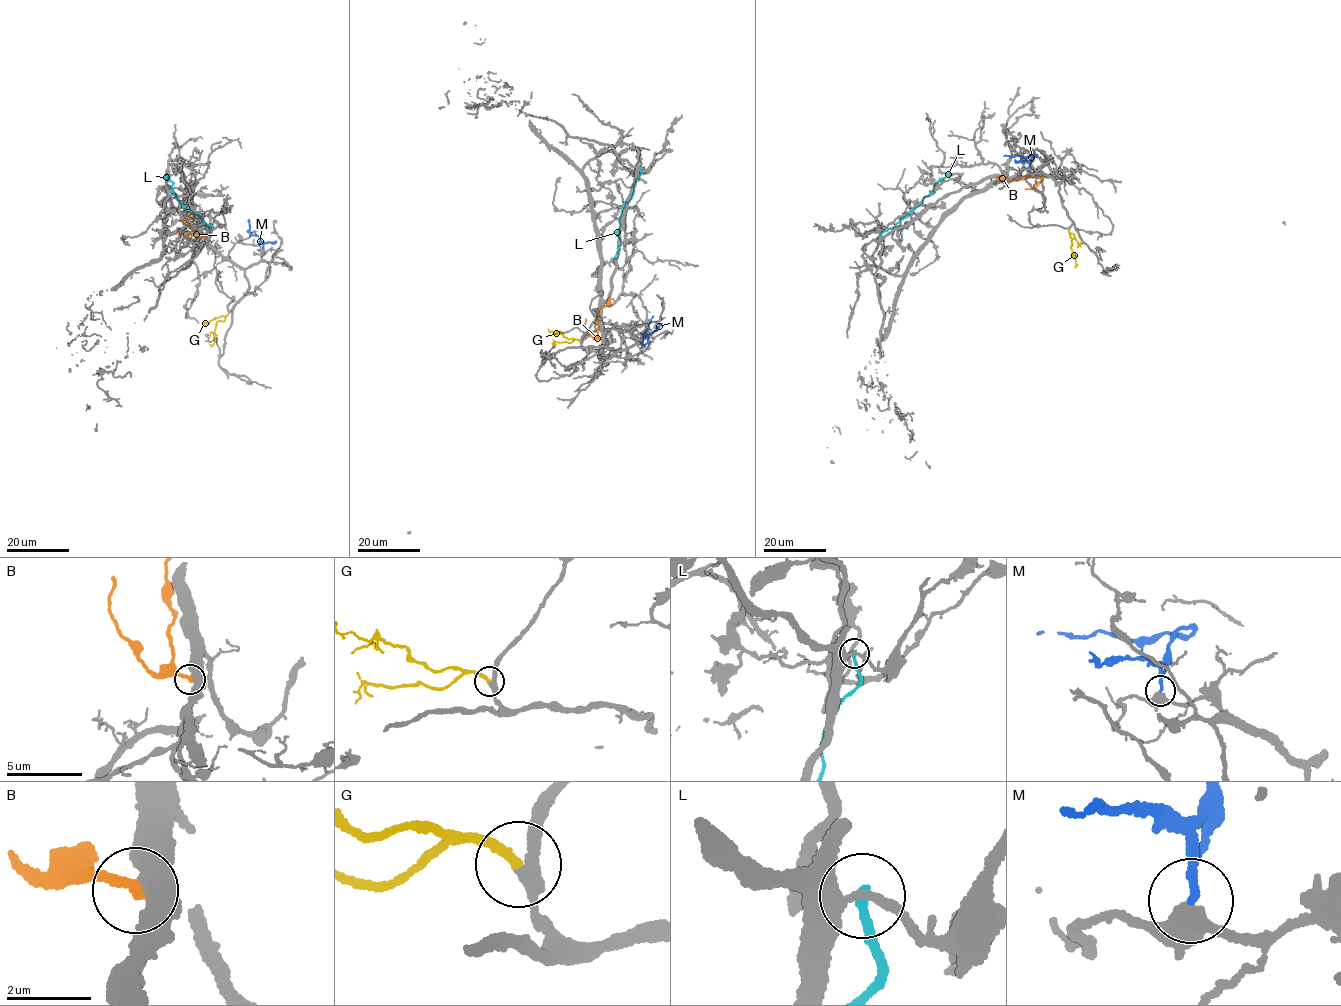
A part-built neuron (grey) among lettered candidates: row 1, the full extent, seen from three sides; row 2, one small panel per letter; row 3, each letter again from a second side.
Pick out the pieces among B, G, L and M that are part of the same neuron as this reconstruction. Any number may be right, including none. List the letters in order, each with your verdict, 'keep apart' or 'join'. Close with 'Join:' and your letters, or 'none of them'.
B: keep apart
G: join
L: keep apart
M: keep apart
Join: G

